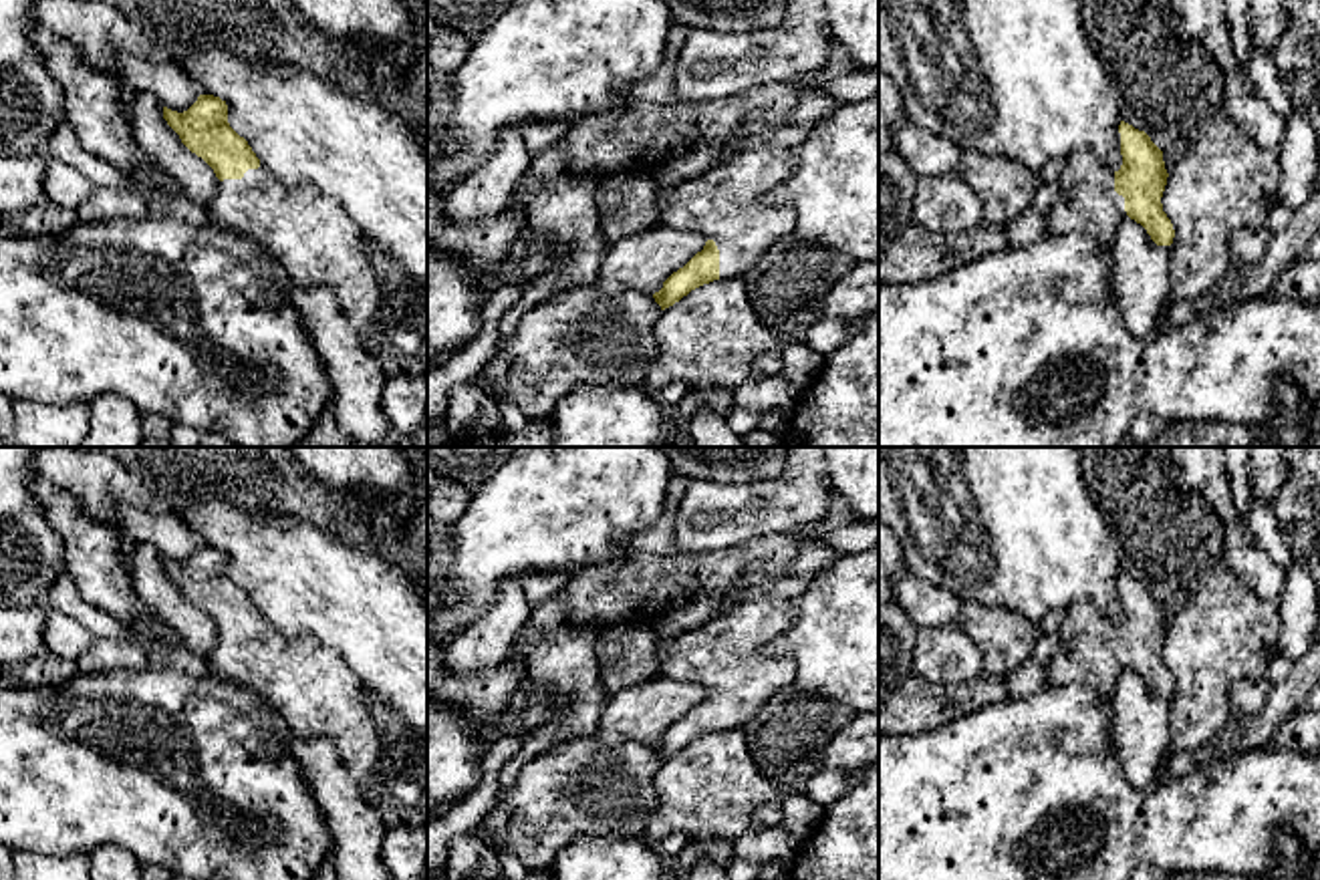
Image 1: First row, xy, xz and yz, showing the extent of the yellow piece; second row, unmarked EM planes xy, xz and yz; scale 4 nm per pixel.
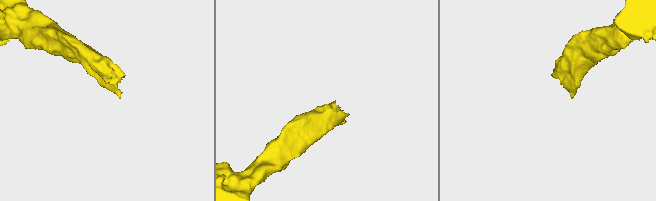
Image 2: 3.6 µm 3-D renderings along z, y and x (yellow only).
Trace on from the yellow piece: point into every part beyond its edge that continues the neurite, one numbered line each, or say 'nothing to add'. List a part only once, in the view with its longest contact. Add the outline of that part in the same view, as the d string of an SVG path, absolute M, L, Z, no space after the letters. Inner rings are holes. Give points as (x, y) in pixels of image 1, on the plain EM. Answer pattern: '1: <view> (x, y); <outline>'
1: yz (1087, 653); M1090 600L1074 602L1058 630L1058 652L1046 661L1048 687L1090 685L1112 699L1118 677L1129 669L1125 648L1114 642L1114 624Z

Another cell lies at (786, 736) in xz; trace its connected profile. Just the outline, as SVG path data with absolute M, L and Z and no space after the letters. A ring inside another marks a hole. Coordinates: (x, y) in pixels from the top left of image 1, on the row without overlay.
M788 685L742 731L762 775L784 795L796 795L824 769L822 747L856 715L848 705Z

